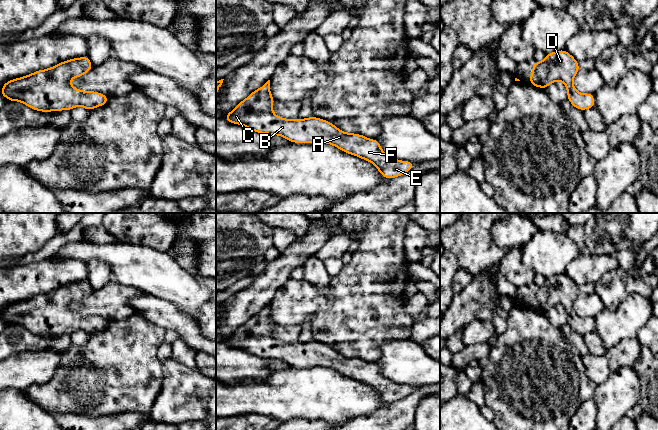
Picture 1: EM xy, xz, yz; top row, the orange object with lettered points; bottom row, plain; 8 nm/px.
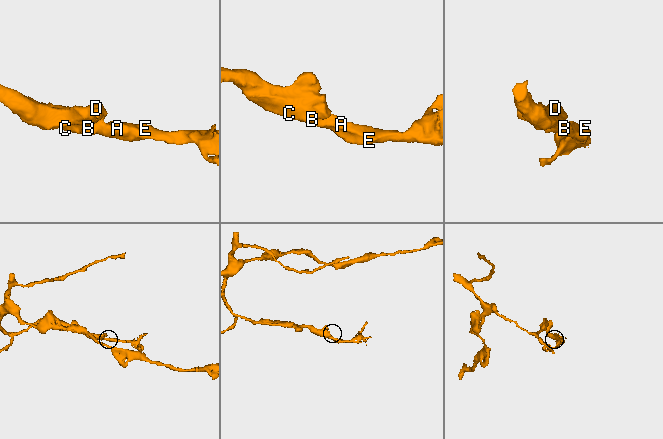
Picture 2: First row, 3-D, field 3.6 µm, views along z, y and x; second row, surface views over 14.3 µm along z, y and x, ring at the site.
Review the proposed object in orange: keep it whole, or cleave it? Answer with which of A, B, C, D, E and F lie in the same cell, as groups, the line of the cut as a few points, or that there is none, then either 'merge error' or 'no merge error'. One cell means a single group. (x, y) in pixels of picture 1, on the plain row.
A B C D E F | no cut | no merge error

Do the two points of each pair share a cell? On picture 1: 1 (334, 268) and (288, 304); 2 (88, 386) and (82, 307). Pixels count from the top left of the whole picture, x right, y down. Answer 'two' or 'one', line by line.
1: two
2: two

